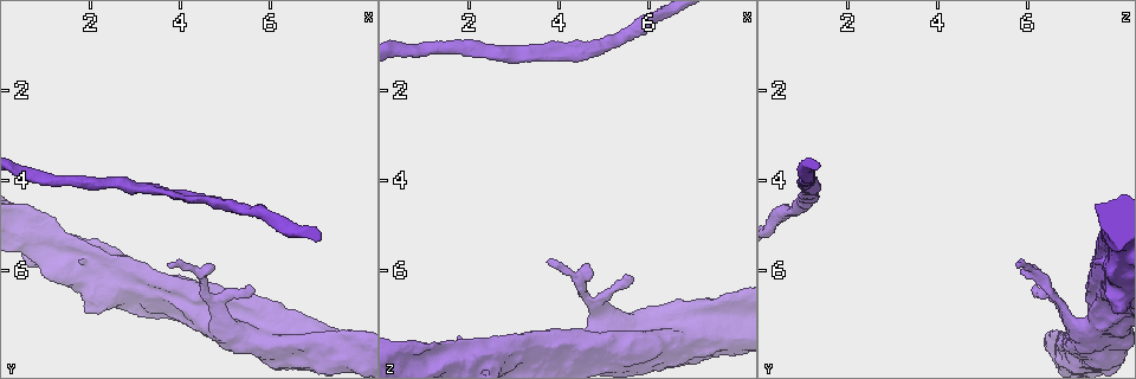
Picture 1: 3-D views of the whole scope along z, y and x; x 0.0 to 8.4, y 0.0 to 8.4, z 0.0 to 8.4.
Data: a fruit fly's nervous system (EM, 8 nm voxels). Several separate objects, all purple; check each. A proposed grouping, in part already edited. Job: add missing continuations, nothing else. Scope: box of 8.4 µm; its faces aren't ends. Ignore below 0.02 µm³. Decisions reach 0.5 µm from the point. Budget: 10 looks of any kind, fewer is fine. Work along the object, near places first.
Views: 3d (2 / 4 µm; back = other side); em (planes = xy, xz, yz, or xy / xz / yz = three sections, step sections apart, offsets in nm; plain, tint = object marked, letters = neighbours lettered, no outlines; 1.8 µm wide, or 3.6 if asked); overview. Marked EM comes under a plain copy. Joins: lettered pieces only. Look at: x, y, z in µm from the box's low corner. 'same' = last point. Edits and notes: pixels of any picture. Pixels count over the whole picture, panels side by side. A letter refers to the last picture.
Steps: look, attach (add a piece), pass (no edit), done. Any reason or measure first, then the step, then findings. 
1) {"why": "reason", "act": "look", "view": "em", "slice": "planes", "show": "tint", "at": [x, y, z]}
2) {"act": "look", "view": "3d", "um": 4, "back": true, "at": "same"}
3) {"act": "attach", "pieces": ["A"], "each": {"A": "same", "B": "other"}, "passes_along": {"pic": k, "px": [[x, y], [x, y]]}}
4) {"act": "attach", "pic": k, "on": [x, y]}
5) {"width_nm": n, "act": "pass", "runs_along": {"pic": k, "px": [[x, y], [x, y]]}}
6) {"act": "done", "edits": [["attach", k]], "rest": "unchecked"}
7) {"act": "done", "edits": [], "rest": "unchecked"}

{"why": "an open end", "act": "look", "view": "3d", "um": 4, "at": [7.60, 7.30, 6.65]}

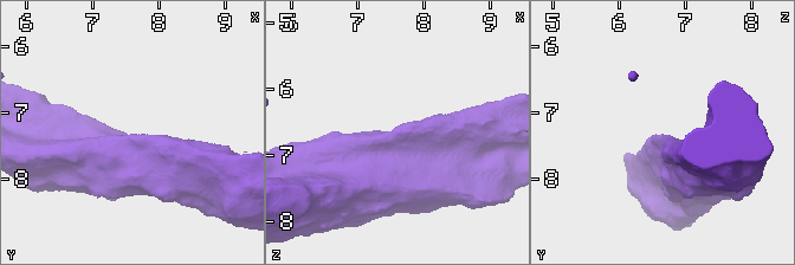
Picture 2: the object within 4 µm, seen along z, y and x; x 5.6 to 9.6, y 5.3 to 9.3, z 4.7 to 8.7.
{"why": "shape alone is not enough", "act": "look", "view": "em", "um": 3.6, "slice": "planes", "show": "letters", "at": [7.65, 7.35, 6.60]}

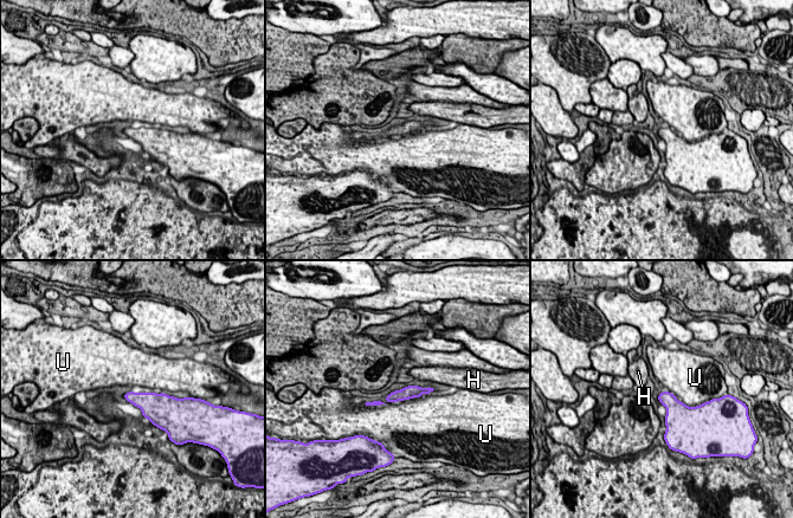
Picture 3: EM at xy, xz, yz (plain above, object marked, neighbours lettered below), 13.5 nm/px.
{"longest_contact_nm": ["U", 800], "act": "pass", "each": {"H": "other", "U": "other"}, "found": "no lettered piece goes on from it"}

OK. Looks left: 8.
{"why": "an open end", "act": "look", "view": "3d", "um": 4, "at": [5.60, 6.40, 6.15]}

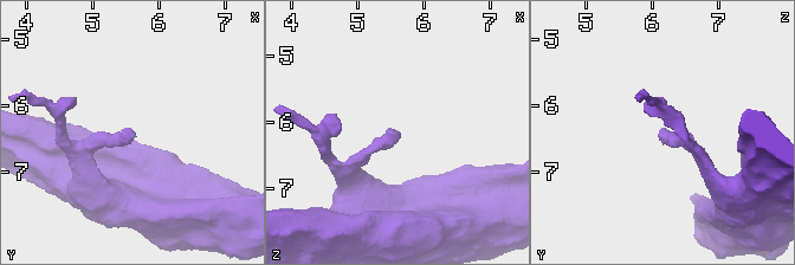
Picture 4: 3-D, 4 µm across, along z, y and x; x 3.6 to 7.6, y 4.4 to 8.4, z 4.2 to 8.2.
{"act": "look", "view": "em", "slice": "xz", "step": 4, "show": "letters", "at": [5.65, 6.45, 6.15]}

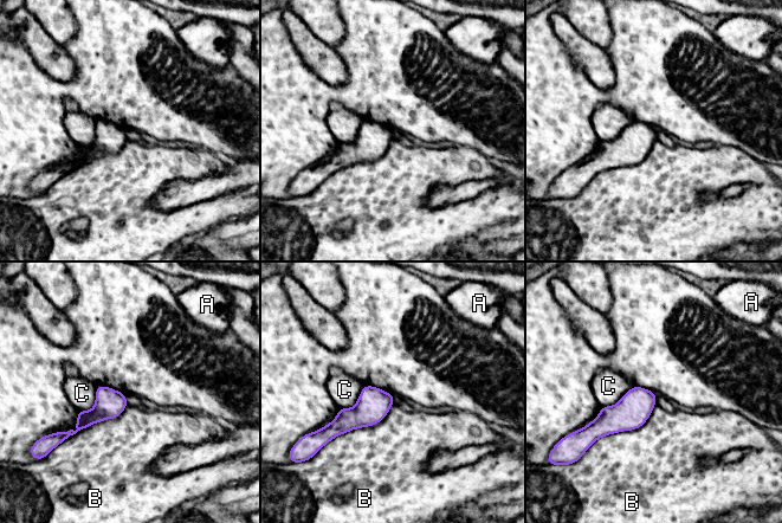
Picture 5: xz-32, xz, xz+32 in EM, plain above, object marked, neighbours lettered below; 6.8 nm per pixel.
{"act": "pass", "each": {"A": "other", "B": "other", "C": "other"}, "border": {"pic": 5, "px": [[393, 404], [375, 424], [327, 443]]}, "found": "no lettered piece goes on from it"}

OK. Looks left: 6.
{"why": "thin end", "act": "look", "view": "3d", "um": 4, "at": [3.75, 5.85, 5.85]}

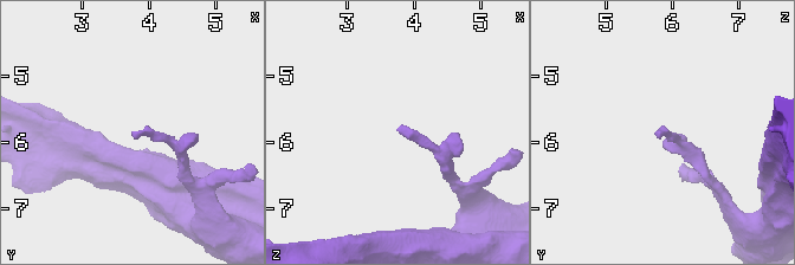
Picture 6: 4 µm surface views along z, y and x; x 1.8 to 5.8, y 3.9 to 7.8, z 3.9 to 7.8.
{"act": "look", "view": "em", "slice": "planes", "show": "letters", "at": [3.80, 5.85, 5.80]}

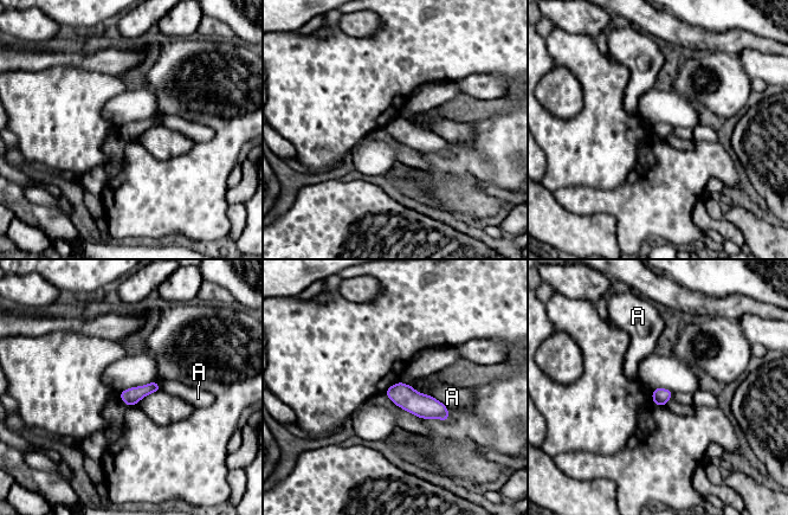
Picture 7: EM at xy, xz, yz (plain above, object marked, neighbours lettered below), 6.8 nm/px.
{"act": "pass", "each": {"A": "other"}, "found": "none of them fits"}

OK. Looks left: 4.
{"why": "thick turns thin", "act": "look", "view": "3d", "um": 4, "at": [2.75, 6.30, 7.90]}

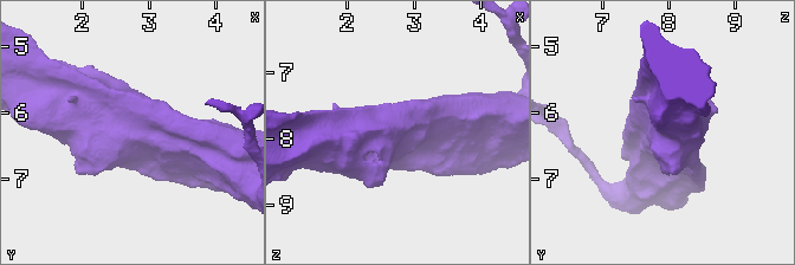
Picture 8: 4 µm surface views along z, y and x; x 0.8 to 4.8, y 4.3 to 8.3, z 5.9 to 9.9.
{"act": "look", "view": "em", "um": 3.6, "slice": "planes", "show": "tint", "at": [2.80, 6.30, 7.90]}

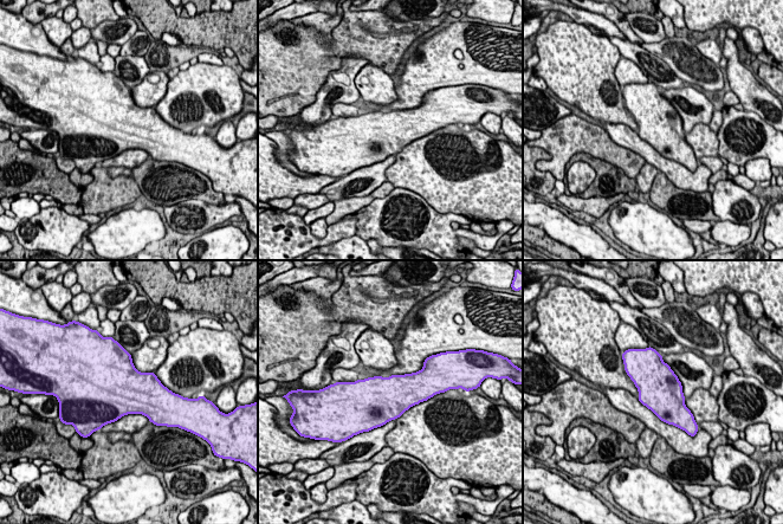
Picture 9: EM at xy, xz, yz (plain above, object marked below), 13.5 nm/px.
{"act": "look", "view": "em", "um": 3.6, "slice": "planes", "show": "letters", "at": "same"}

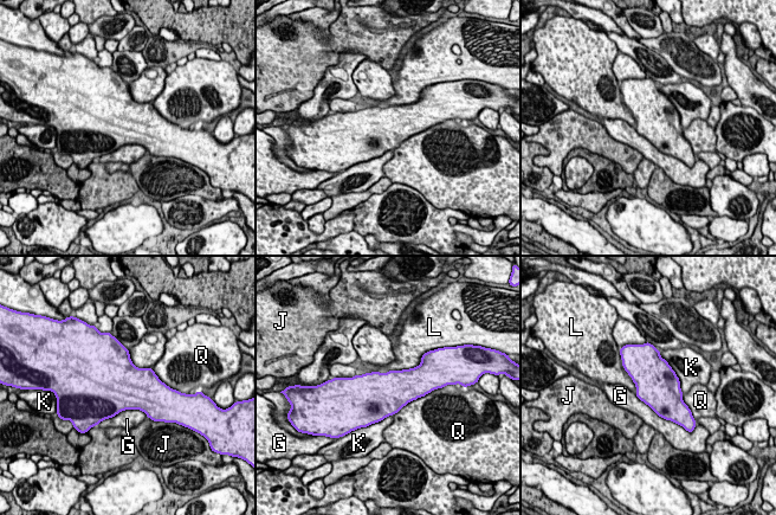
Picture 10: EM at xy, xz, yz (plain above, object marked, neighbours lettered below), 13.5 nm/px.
{"act": "pass", "each": {"G": "other", "J": "other", "K": "other", "L": "other", "Q": "other"}, "border": {"pic": 10, "px": [[147, 414], [122, 410], [99, 422]]}, "found": "no lettered piece goes on from it"}

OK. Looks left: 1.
{"act": "done", "edits": [], "rest": "unchecked"}

